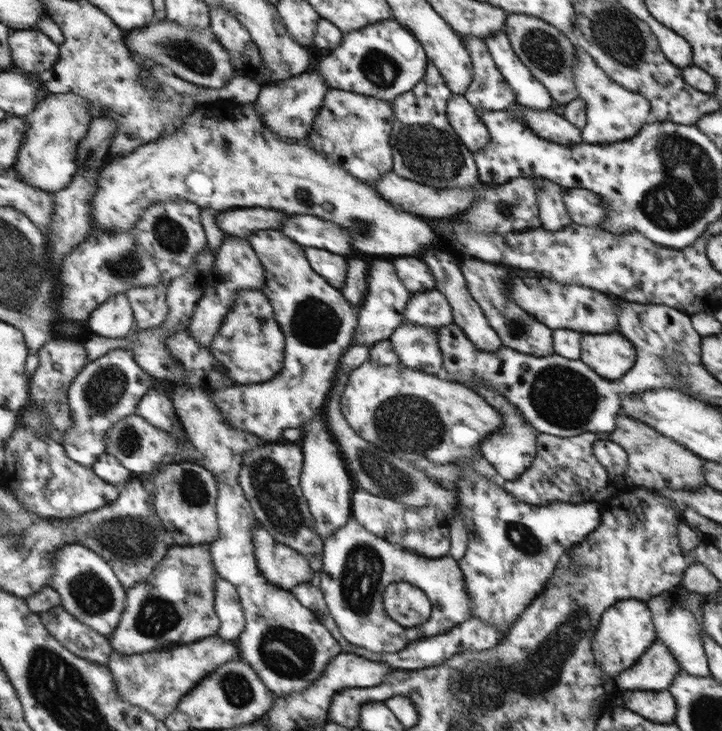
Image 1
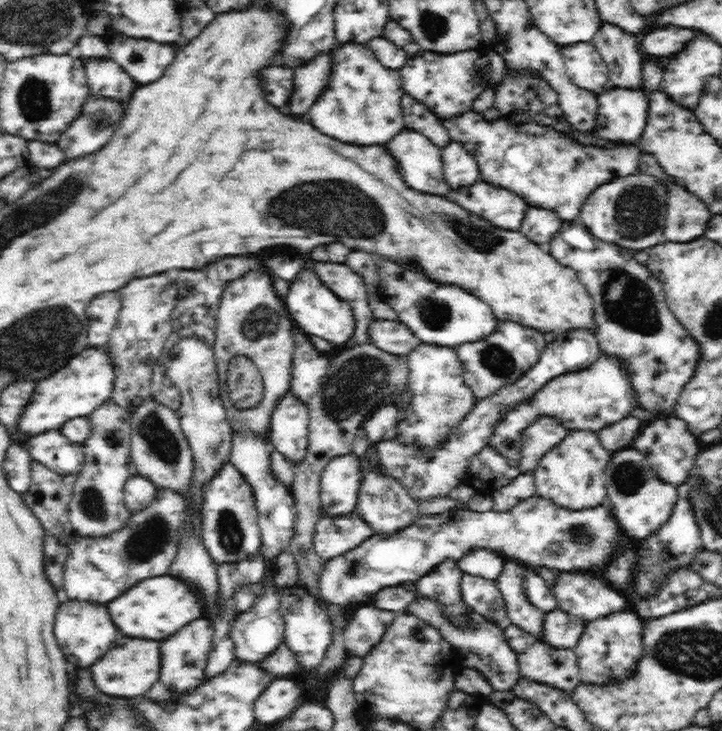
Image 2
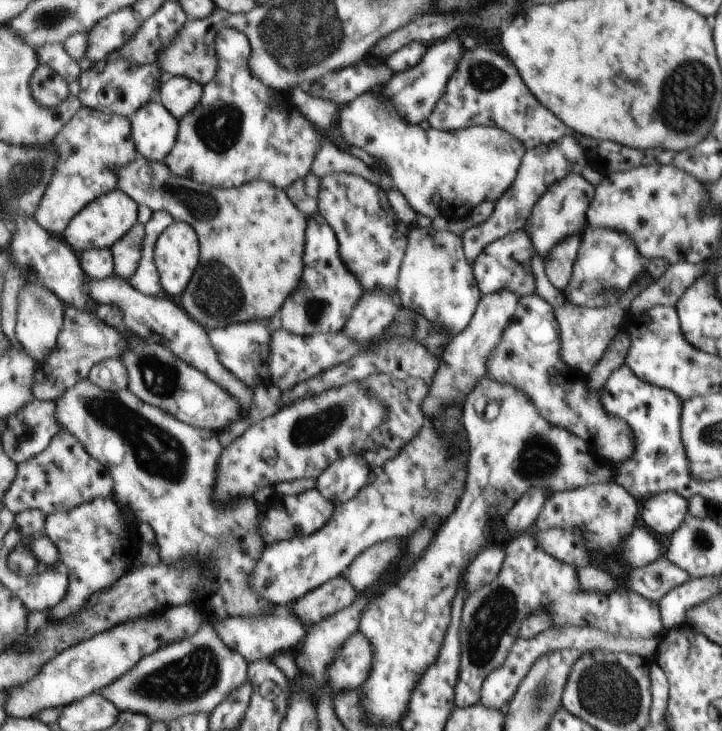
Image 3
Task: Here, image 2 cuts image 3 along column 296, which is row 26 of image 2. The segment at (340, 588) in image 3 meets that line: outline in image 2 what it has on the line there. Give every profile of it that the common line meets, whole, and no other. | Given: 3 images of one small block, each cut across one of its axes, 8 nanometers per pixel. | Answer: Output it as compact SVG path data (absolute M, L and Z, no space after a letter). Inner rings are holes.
M603 23L590 42L597 46L598 52L604 57L614 87L643 91L643 63L646 57L637 46L634 35Z

